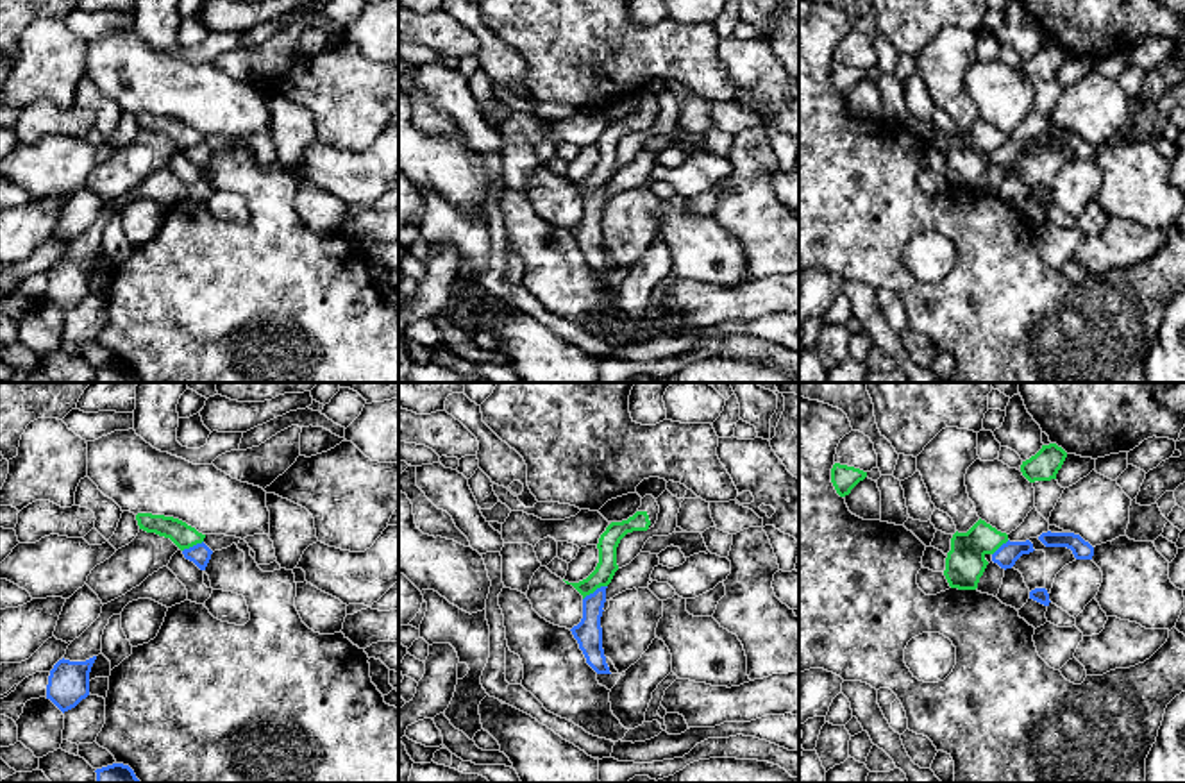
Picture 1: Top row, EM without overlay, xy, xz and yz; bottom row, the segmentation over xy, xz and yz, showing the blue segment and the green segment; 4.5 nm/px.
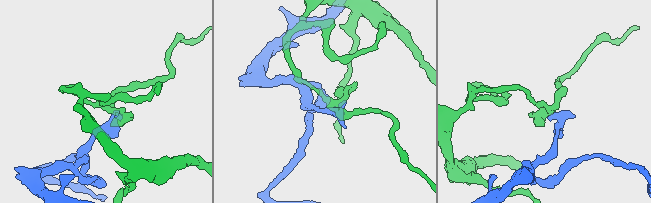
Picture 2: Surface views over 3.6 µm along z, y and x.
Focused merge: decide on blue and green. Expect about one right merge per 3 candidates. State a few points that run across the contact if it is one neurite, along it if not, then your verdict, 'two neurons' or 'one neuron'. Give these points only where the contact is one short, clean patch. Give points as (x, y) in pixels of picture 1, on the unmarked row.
line xz (606, 185), (601, 185), (583, 199); two neurons

